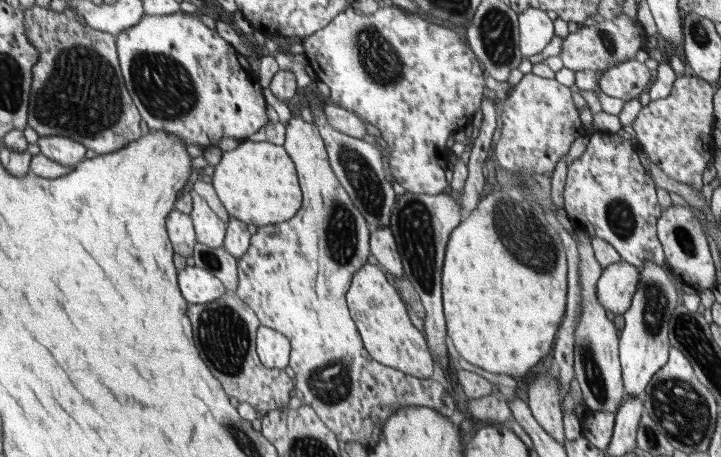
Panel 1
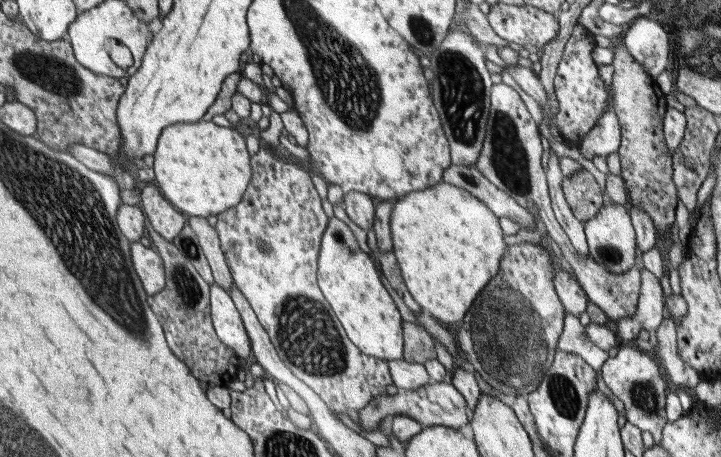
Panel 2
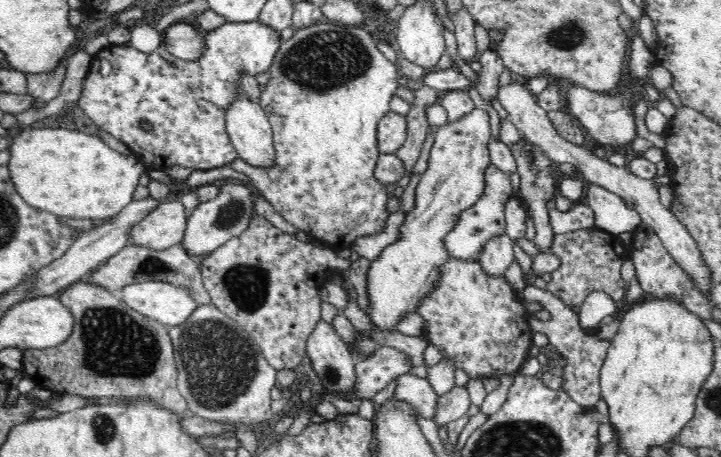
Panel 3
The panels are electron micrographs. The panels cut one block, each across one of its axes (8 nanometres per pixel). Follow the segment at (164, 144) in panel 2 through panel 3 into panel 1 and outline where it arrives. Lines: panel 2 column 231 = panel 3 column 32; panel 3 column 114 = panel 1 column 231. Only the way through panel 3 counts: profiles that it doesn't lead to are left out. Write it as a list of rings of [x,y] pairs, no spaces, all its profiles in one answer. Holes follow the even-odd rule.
[[[240,140],[235,150],[222,152],[222,158],[214,170],[212,184],[219,199],[230,217],[246,225],[253,224],[260,228],[290,220],[304,203],[304,190],[297,168],[283,146],[271,142]]]

